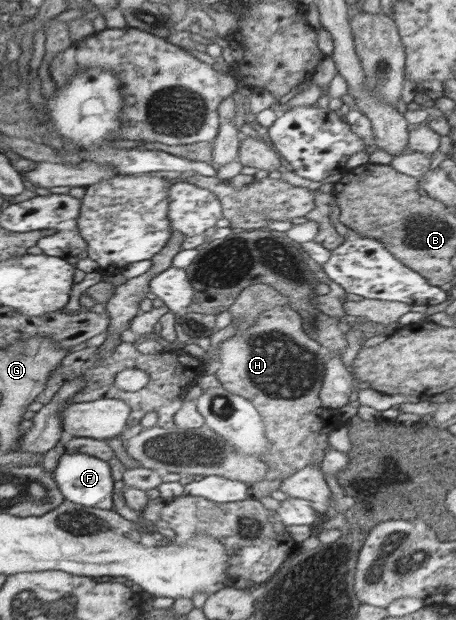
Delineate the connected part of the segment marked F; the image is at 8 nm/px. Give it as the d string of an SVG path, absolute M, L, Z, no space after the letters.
M65 450L60 457L58 466L53 470L53 475L66 502L102 510L113 510L115 508L112 503L112 494L119 485L112 479L108 461L91 455L84 455L84 452Z

